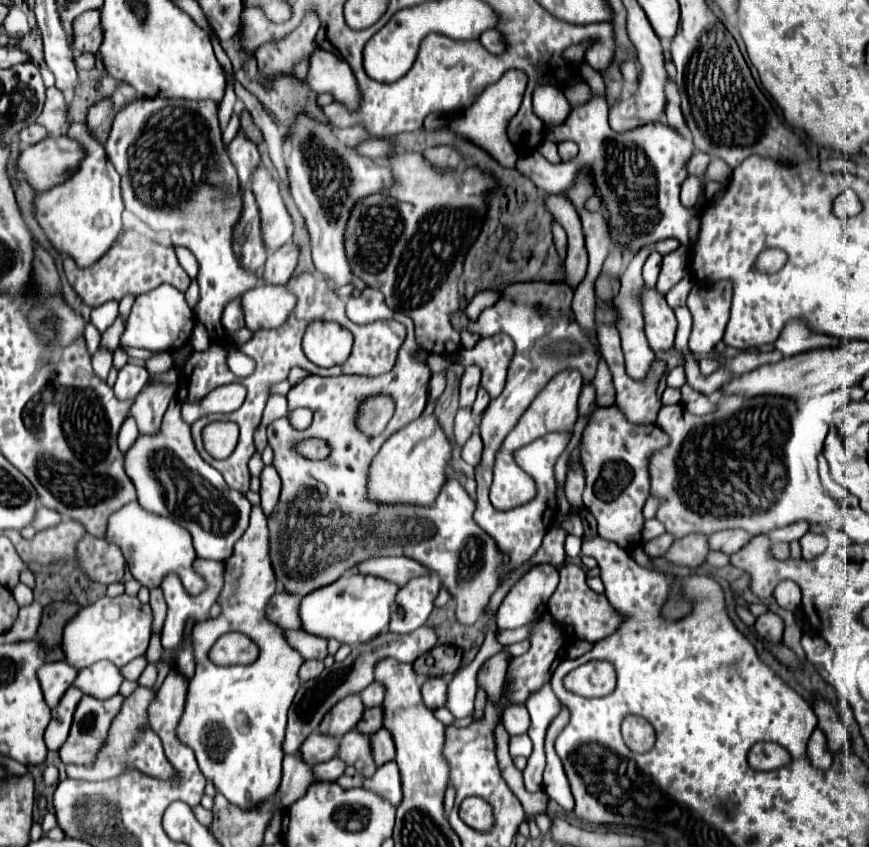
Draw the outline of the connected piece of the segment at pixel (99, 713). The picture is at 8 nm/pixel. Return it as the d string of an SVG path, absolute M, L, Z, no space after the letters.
M116 694L106 700L96 700L92 696L84 696L72 718L72 728L66 742L60 746L58 754L64 764L76 762L86 764L98 752L100 744L108 734L108 726L118 714L122 706L122 696Z

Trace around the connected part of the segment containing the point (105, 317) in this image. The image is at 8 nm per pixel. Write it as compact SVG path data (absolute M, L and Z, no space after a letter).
M106 302L106 304L98 306L98 308L92 308L90 322L102 334L106 328L110 328L114 324L116 316L118 316L118 304L116 302Z

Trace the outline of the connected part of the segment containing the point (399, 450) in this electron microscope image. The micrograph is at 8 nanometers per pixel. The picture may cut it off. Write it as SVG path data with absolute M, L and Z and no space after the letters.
M420 416L418 420L410 422L406 428L398 430L396 434L392 434L392 438L384 442L384 446L380 448L376 458L372 458L372 464L370 464L370 470L368 470L368 478L366 478L366 496L368 496L368 500L374 502L374 504L432 506L436 496L442 490L442 484L446 482L446 468L448 468L450 452L452 452L452 446L446 440L438 420L434 416L428 416L428 418Z

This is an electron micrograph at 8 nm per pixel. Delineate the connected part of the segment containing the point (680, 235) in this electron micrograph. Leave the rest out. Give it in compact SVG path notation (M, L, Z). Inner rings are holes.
M592 94L592 100L572 108L570 116L562 123L563 126L548 126L550 136L558 136L558 142L562 142L563 138L572 140L578 144L580 152L574 160L570 162L562 162L562 164L550 164L544 156L528 156L522 158L520 162L516 162L516 170L524 176L528 176L542 192L546 194L560 194L564 192L568 186L572 186L576 172L582 166L590 166L592 168L592 176L596 186L602 192L602 198L606 202L606 210L610 212L610 226L620 230L618 232L618 242L620 244L628 244L626 254L636 254L642 246L652 246L658 240L664 238L676 238L676 240L684 240L686 238L686 246L692 246L698 238L698 230L700 230L700 218L696 210L688 210L680 204L680 186L682 182L688 178L688 170L686 164L694 154L694 144L690 138L684 138L682 134L678 134L676 130L672 130L668 124L658 122L658 124L648 124L624 134L614 132L608 126L608 104L604 98Z

